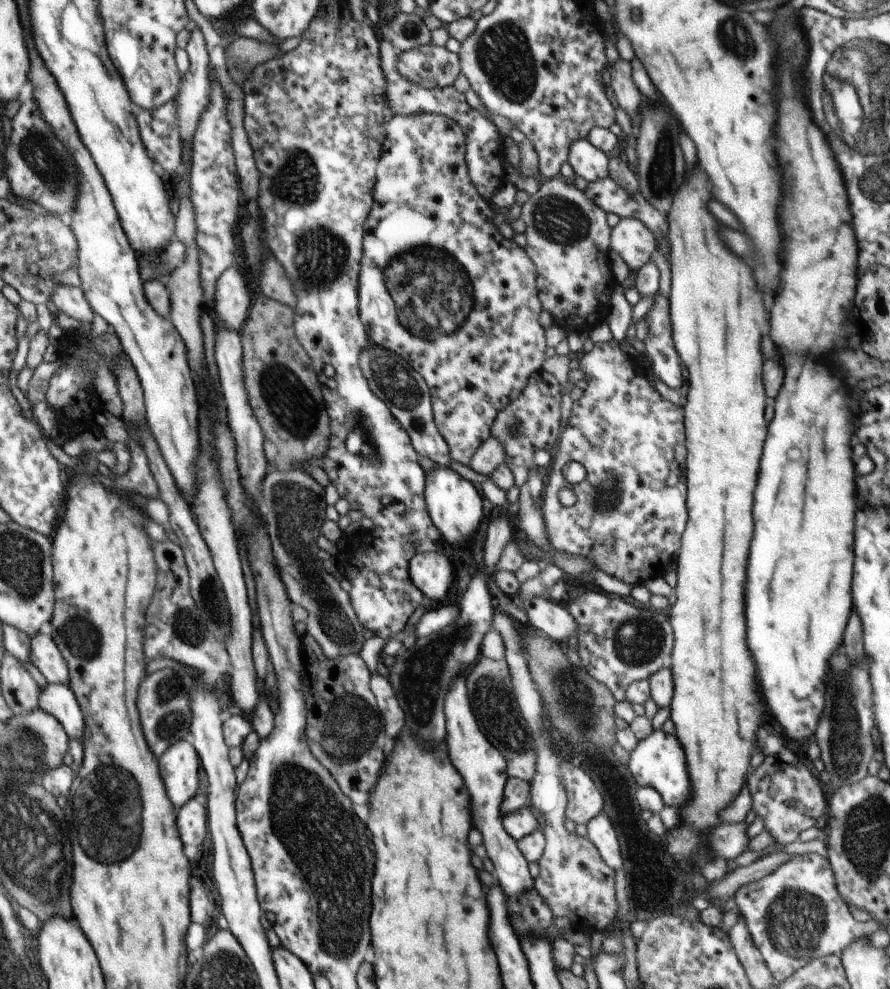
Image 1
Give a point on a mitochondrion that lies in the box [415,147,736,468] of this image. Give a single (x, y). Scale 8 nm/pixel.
(560, 221)

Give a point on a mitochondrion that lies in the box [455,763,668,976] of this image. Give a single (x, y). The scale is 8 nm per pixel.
(646, 895)

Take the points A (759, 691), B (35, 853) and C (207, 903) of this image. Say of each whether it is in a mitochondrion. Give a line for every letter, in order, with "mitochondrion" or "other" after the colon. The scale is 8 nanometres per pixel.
A: other
B: mitochondrion
C: other

